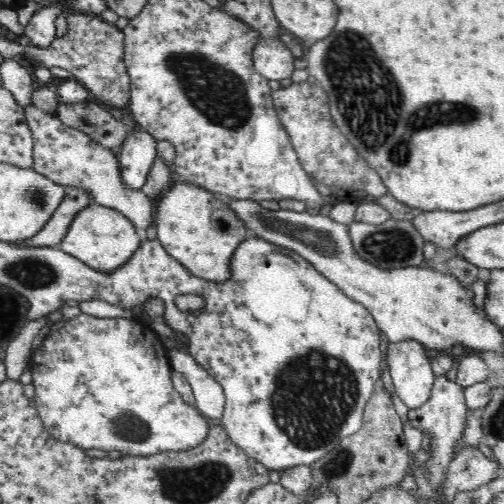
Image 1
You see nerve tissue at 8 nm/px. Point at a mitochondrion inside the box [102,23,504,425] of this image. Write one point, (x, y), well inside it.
(381, 121)

